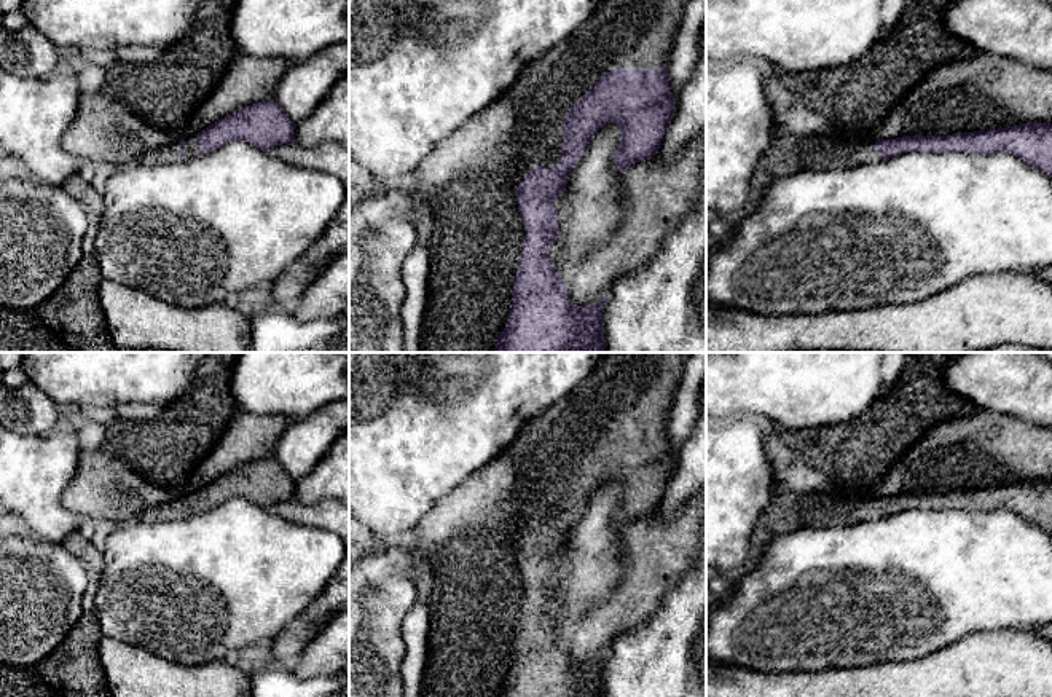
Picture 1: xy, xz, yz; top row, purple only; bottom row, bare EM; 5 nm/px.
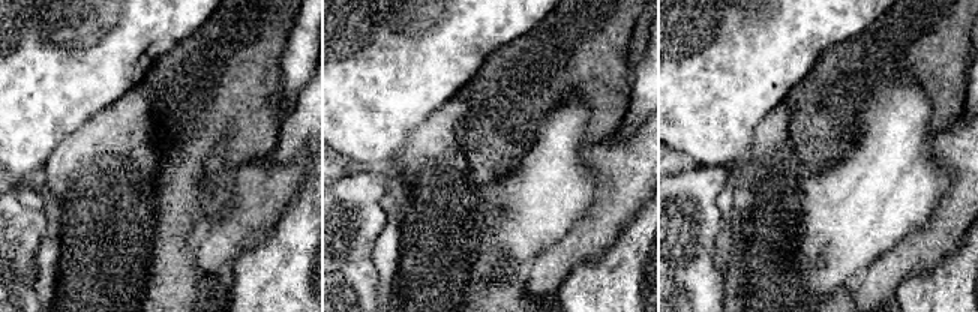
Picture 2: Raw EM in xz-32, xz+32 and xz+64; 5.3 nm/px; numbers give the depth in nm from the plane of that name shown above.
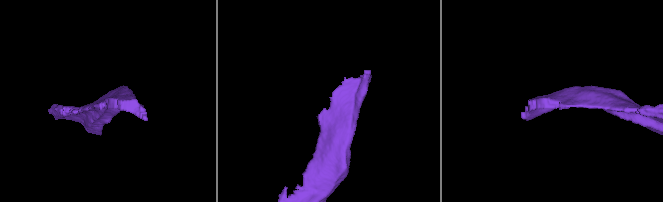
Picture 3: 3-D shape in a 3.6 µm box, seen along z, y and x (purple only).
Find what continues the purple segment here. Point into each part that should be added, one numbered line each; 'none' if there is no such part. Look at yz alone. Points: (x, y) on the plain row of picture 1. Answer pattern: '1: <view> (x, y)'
1: yz (788, 511)

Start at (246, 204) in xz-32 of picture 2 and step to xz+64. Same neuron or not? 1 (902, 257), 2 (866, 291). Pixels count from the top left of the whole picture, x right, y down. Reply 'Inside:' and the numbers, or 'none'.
Inside: 1, 2

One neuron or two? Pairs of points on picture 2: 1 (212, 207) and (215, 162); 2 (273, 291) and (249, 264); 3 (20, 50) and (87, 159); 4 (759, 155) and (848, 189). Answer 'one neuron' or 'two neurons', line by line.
1: one neuron
2: one neuron
3: two neurons
4: two neurons

